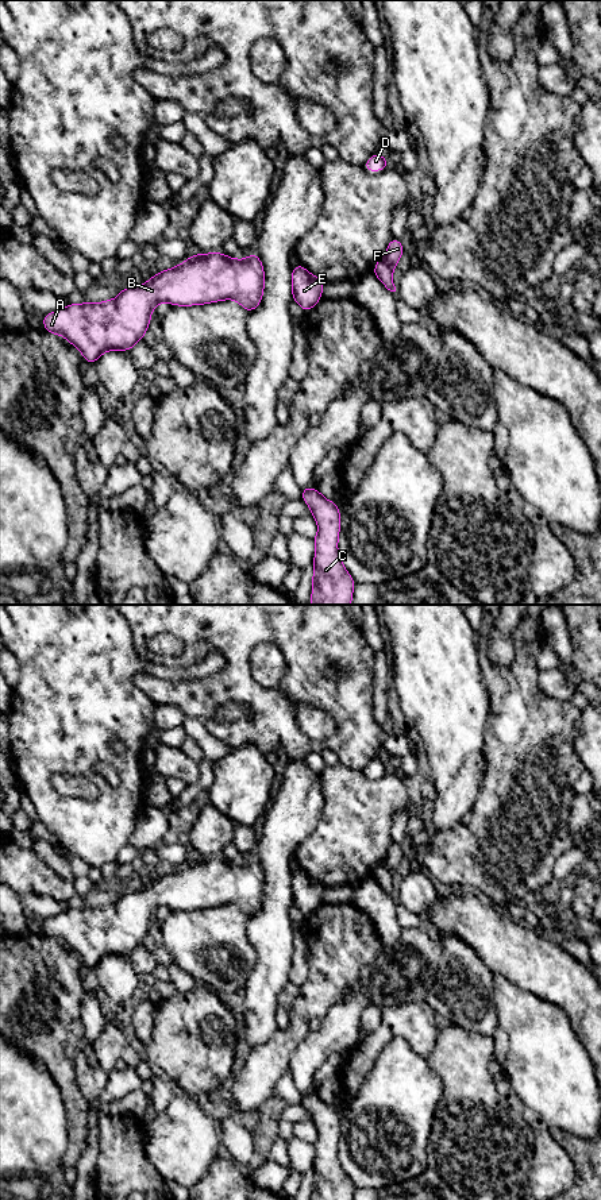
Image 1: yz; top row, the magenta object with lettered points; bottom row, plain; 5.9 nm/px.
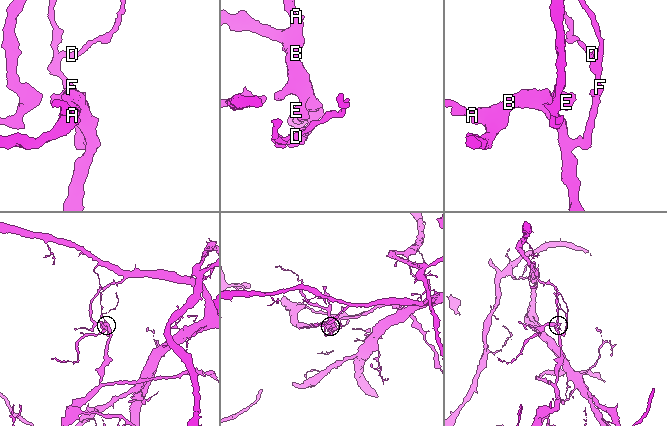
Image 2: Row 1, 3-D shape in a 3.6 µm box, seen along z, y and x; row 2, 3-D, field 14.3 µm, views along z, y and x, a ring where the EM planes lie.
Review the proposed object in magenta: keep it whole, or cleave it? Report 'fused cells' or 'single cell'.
fused cells

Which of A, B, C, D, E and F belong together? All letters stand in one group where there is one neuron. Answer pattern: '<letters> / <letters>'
A B C E / D F

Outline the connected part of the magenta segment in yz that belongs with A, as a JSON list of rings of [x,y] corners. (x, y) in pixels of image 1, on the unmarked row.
[[[220,857],[194,858],[169,875],[158,876],[145,890],[123,892],[113,904],[103,907],[69,908],[43,921],[43,934],[63,941],[76,950],[82,962],[95,969],[107,956],[130,956],[145,938],[151,918],[159,907],[177,911],[205,910],[224,904],[238,906],[246,917],[257,914],[265,895],[265,873],[255,857],[246,864],[235,864]]]

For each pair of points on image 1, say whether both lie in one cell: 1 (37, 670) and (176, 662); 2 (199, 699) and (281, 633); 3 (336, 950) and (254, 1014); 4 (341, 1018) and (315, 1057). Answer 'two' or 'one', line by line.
1: two
2: one
3: two
4: one

